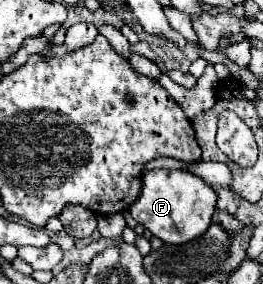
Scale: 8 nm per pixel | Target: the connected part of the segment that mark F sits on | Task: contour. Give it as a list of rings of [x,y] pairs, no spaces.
[[[155,168],[143,174],[143,186],[139,198],[131,204],[131,216],[143,224],[153,236],[165,244],[183,244],[199,238],[211,224],[215,212],[217,194],[201,178],[189,174],[187,170],[165,170]]]

